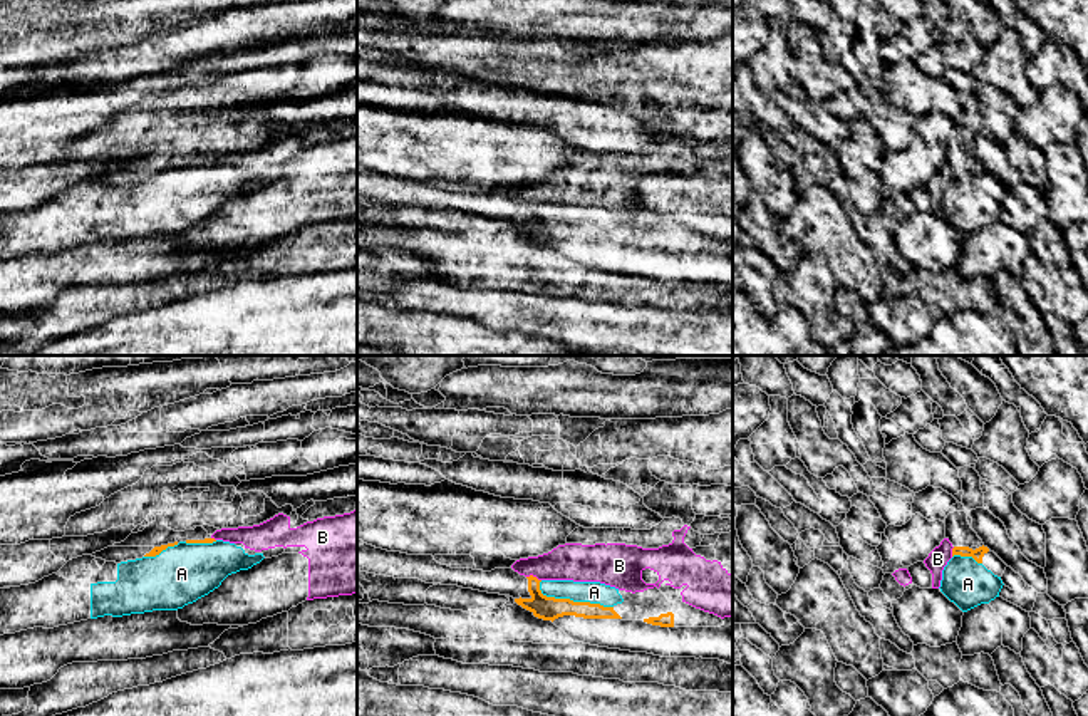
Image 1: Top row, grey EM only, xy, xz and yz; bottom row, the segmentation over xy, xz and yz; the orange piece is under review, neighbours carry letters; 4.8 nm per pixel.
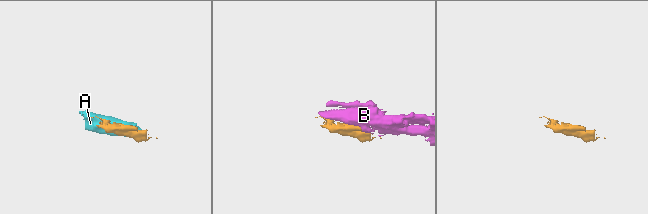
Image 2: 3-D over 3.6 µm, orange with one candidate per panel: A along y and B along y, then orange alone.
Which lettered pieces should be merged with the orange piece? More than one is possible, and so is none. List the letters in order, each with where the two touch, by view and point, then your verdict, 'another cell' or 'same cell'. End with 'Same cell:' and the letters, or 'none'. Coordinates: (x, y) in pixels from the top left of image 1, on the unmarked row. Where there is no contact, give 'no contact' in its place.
A: xz (572, 225) | same cell
B: xz (532, 200) | another cell
Same cell: A

